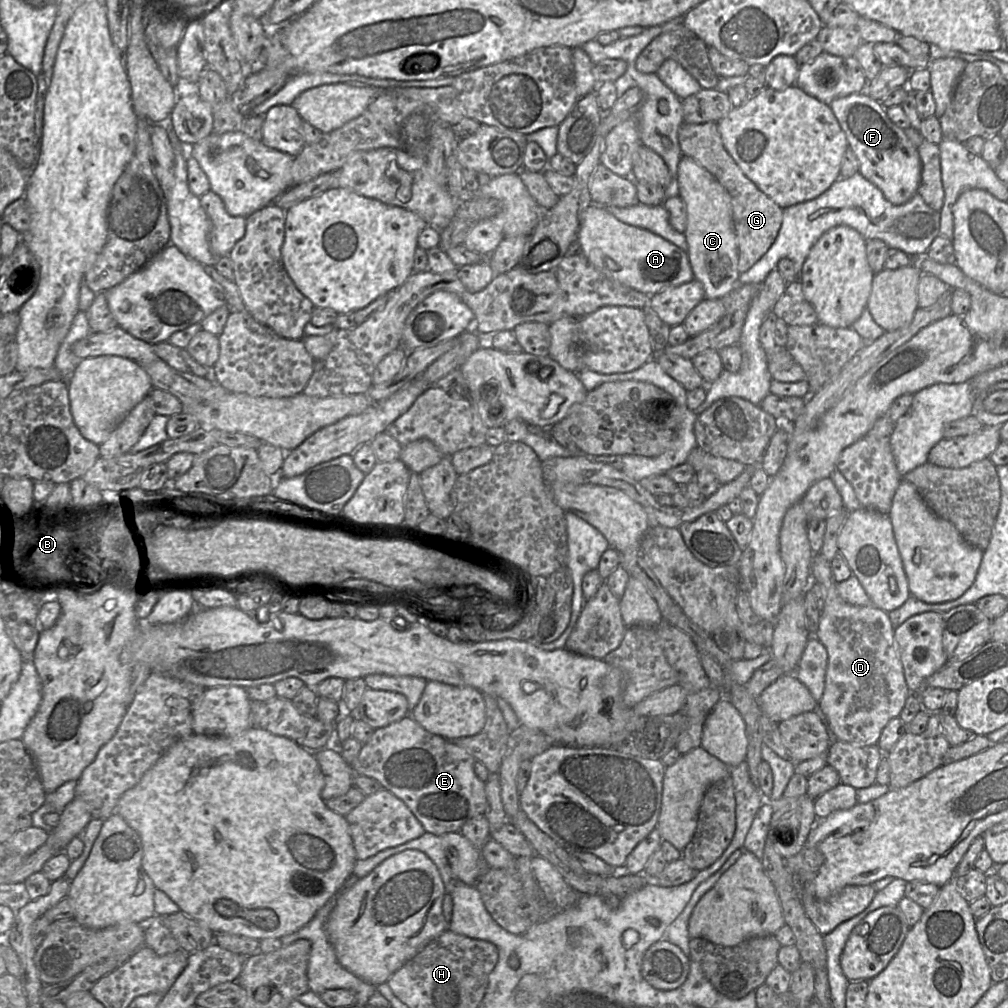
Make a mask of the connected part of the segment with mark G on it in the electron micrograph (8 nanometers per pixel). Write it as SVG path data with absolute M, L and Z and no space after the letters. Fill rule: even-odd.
M716 122L686 123L678 130L681 152L708 170L731 196L738 245L738 271L748 271L775 242L783 220L783 209L764 194L741 170L726 150Z

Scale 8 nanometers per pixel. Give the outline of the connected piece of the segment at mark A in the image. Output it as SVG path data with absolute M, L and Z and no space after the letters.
M591 204L583 211L577 240L581 253L598 270L647 295L694 279L687 252L649 230L620 221L604 206Z

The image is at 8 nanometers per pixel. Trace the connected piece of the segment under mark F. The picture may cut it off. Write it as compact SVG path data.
M864 92L836 98L829 105L846 134L849 147L859 161L859 172L877 186L892 204L902 205L908 202L918 191L922 164L918 148L906 136L904 129L898 127L889 119L885 111L886 108L880 101L870 98Z

